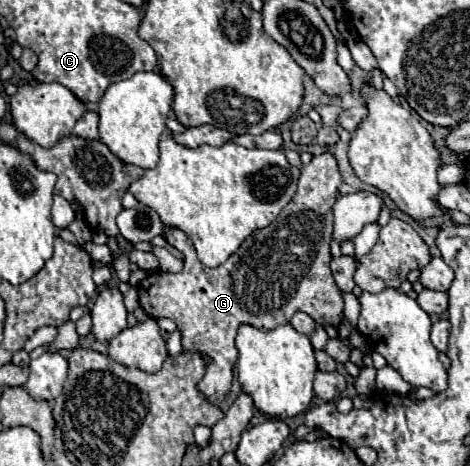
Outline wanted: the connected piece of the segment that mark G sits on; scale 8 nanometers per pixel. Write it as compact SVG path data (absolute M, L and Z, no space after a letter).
M325 152L321 156L315 156L307 166L301 170L299 188L293 200L281 210L281 214L271 222L267 228L253 232L235 254L229 256L227 262L223 262L217 268L207 268L199 262L193 242L185 236L185 232L173 228L165 230L167 242L177 248L183 258L183 270L177 274L169 272L157 272L147 276L139 284L139 304L151 318L171 318L177 322L177 328L181 332L181 344L183 350L195 350L201 356L207 358L207 372L197 382L199 392L205 394L205 398L211 404L221 404L225 394L231 390L233 380L233 366L237 360L237 348L235 348L235 330L241 324L249 324L259 330L273 330L281 324L287 324L295 312L305 312L313 316L313 320L321 326L339 326L343 318L343 296L337 290L333 282L333 274L329 268L331 252L329 244L333 238L333 204L339 194L339 186L343 184L337 160L331 152Z

